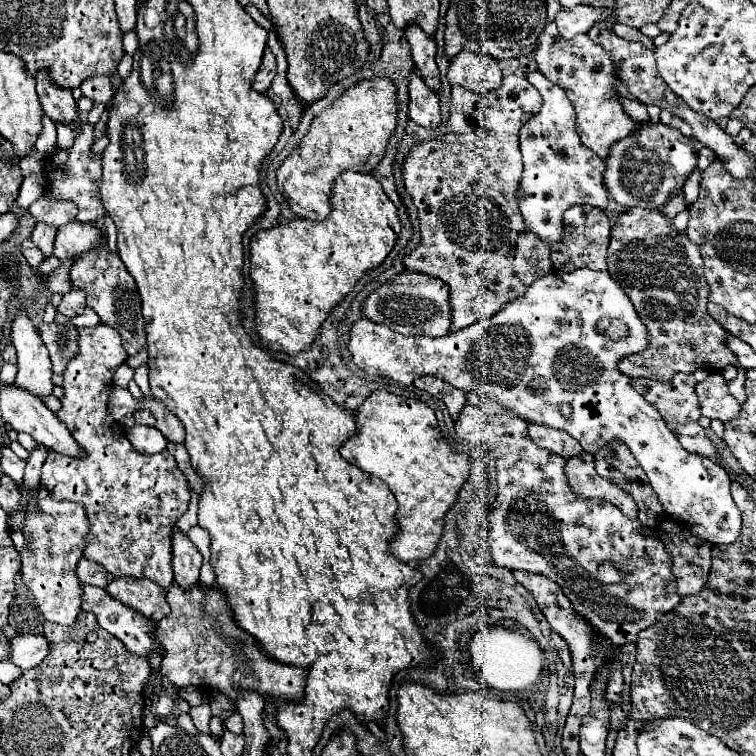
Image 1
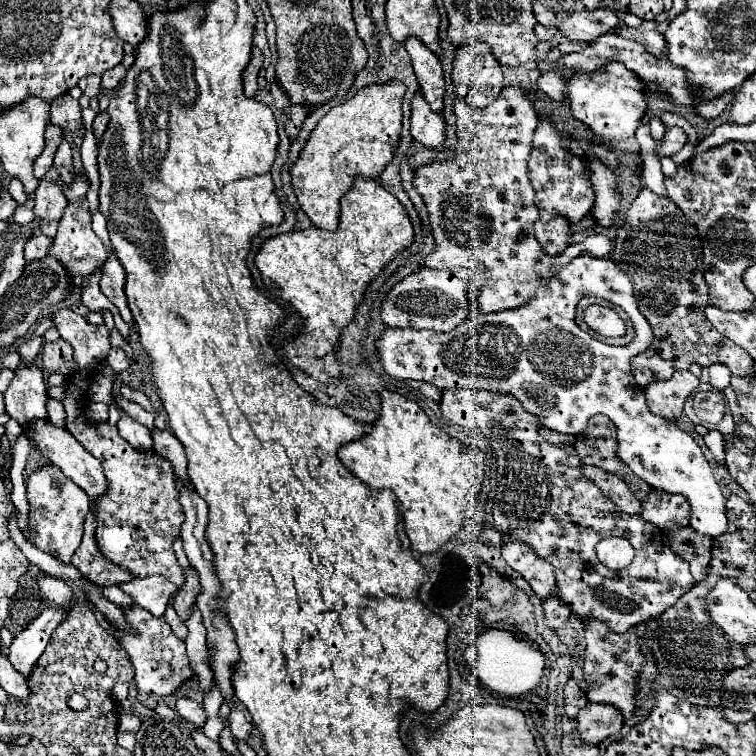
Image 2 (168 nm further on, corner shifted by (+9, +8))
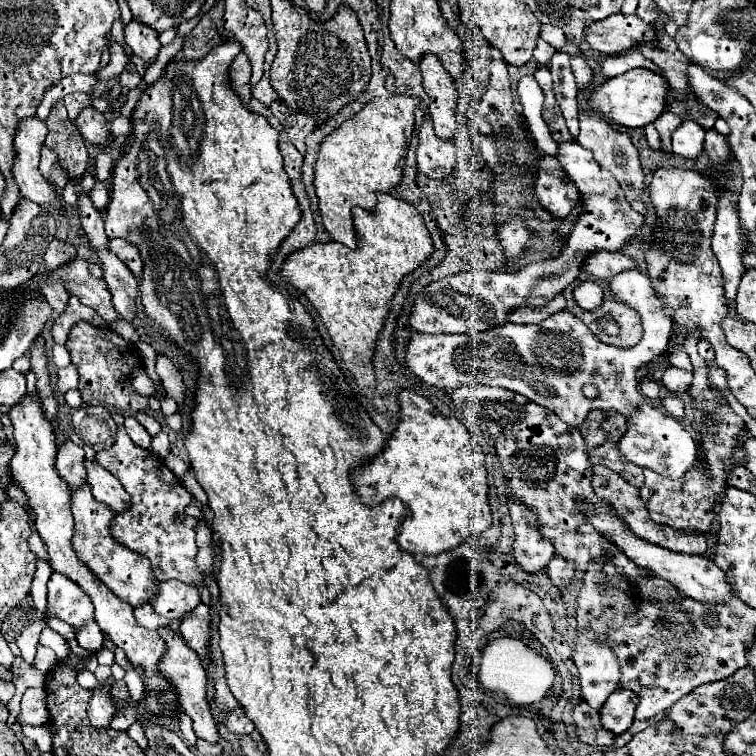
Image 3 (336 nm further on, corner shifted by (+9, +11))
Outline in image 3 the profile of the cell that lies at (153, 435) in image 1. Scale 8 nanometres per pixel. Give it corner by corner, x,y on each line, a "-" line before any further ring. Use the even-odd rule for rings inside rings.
127,416
127,418
125,418
125,428
127,428
129,438
131,438
137,446
141,446
141,448
151,448
151,436
149,436
149,432
145,432
145,428
143,428
133,416

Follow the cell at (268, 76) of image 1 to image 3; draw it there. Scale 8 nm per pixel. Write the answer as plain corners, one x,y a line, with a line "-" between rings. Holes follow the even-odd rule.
243,52
237,54
237,58
231,64
229,76
231,76
235,92
247,104
251,100
251,60
247,58
247,54

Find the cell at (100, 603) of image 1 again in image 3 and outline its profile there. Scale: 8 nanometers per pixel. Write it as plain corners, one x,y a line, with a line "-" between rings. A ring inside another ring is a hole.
161,626
161,628
157,628
157,632
165,640
165,652
163,652
161,660
159,660
161,676
171,684
173,692
177,694
177,702
179,702
181,710
191,716
195,734
199,738
205,738
207,742
215,744
217,742
217,722
213,720
213,714
211,714
211,710
207,706
207,694
205,694
205,690
207,690
207,676
205,676
205,670
201,666
199,654
195,650
191,650
185,644
185,640
171,626

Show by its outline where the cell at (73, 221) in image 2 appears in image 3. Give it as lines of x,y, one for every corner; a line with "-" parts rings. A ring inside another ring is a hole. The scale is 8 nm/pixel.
111,238
107,246
109,246
109,250
111,250
119,260
123,260
123,262
129,266
129,270
131,270
135,276
141,274
141,258
139,258
137,246
133,246
131,242
127,242
127,240
123,240
123,238

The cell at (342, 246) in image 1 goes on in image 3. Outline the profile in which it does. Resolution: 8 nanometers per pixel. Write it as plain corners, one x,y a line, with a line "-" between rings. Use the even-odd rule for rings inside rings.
377,192
375,210
355,206
353,222
357,232
355,250
335,240
325,244
313,242
287,256
279,270
279,278
309,298
355,382
371,392
375,388
371,356
387,306
401,278
423,264
423,260
433,252
433,244
421,214
409,202
391,194

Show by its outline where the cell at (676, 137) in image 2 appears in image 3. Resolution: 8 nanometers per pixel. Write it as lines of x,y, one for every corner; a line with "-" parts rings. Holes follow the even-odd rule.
685,120
681,128
673,132
672,151
683,158
697,158
703,150
703,138
705,130
697,122

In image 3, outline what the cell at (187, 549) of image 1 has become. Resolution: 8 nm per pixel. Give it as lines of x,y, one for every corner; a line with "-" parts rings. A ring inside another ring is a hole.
205,604
195,606
191,612
187,612
181,618
179,634
185,638
185,642
199,652
201,658
209,656
209,640
211,640
211,608

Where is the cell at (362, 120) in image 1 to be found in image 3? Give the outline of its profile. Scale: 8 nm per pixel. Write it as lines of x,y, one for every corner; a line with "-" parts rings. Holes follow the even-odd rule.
409,94
373,98
361,112
345,120
319,144
313,184
319,198
323,226
333,240
355,248
351,208
361,206
365,210
373,210
377,204
375,192
389,192
399,184
413,132
413,112
417,104
419,100

